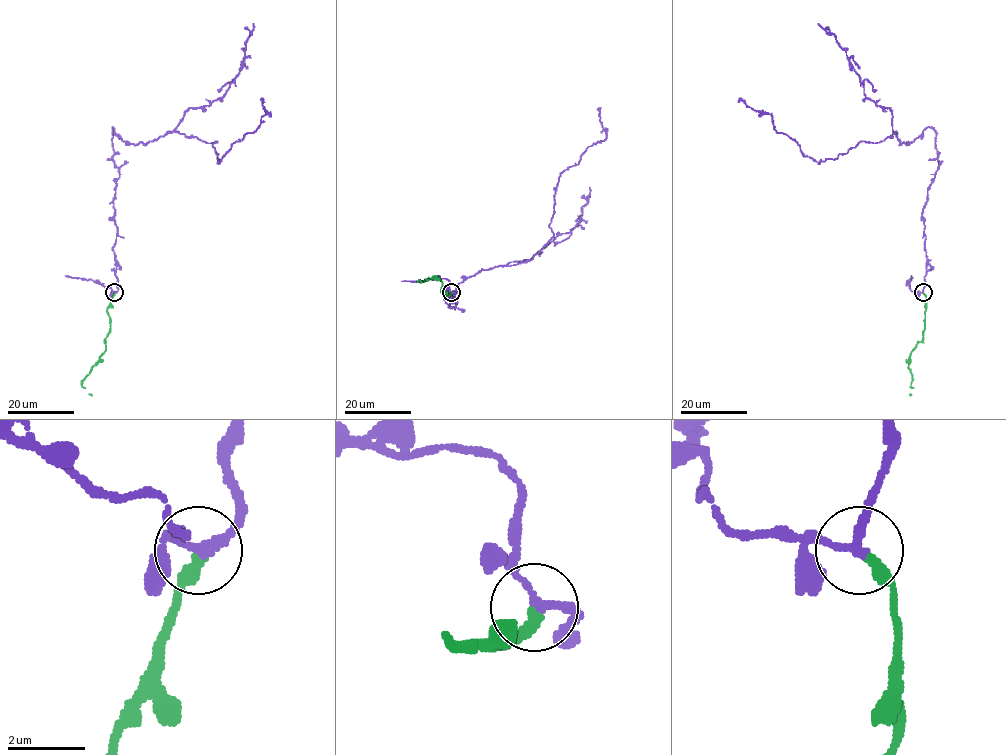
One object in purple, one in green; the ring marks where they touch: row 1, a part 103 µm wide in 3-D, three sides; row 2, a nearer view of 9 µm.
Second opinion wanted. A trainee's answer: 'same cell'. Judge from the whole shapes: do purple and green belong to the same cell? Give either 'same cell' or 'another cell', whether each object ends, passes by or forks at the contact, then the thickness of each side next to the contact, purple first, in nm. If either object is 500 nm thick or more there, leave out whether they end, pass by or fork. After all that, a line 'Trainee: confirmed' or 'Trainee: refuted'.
same cell | purple passes by | green ends | 220/300 nm
Trainee: confirmed

